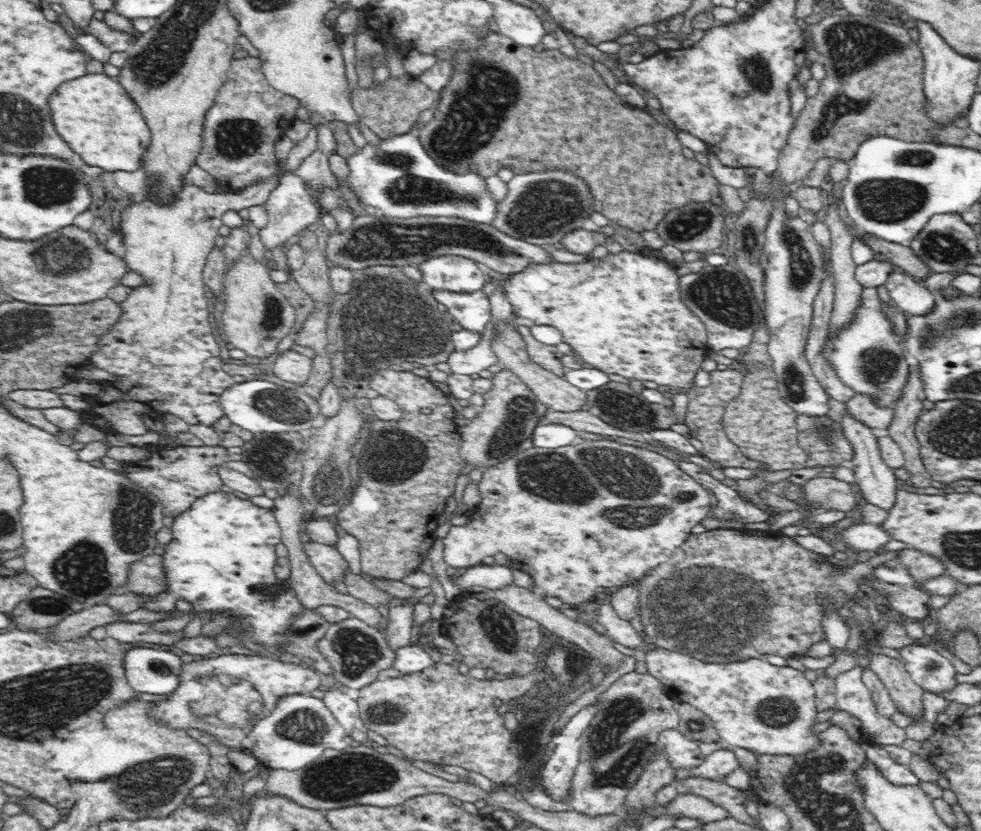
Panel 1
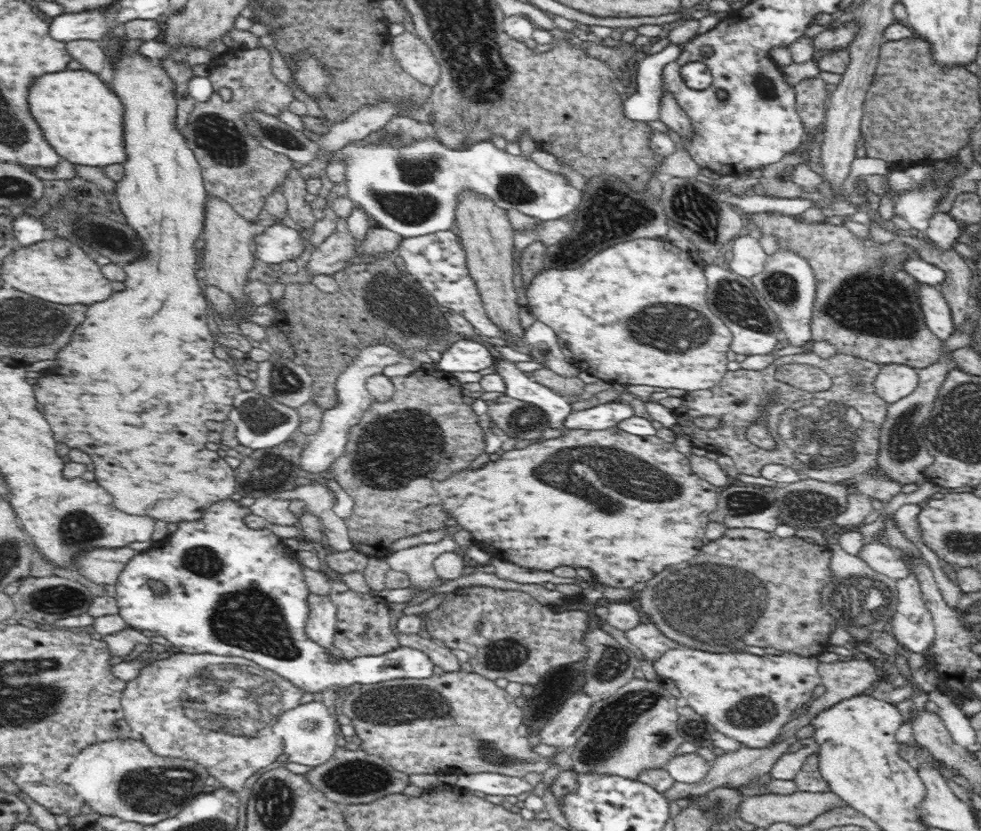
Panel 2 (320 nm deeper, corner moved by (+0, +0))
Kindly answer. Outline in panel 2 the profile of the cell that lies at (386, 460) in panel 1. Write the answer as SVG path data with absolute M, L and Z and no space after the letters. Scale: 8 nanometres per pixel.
M420 367L414 373L390 380L396 389L392 398L384 402L373 400L360 422L351 429L345 454L334 460L333 467L324 475L334 479L354 499L353 514L344 523L349 529L353 549L374 558L387 557L390 546L401 538L444 528L449 516L434 484L462 472L464 468L471 469L475 457L484 448L478 418L470 405L462 402L466 392L450 373Z

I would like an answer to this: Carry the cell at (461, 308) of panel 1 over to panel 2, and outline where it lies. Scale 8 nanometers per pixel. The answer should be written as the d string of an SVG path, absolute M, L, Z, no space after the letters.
M508 359L499 361L496 373L506 383L506 395L515 398L516 401L522 400L541 408L547 416L548 428L554 428L554 430L563 428L562 422L571 412L571 404L566 401L567 397L560 396L542 383L529 378Z

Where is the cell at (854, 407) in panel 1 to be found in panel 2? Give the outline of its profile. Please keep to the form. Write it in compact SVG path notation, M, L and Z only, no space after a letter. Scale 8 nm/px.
M892 363L882 365L874 380L878 397L892 404L906 398L918 386L918 369Z

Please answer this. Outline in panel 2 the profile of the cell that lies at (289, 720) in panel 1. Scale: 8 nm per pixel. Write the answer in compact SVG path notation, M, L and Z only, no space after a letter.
M320 702L300 704L288 712L282 712L269 731L279 736L284 747L284 754L288 755L288 762L316 767L332 759L335 754L337 734L336 728L340 727L336 715Z

